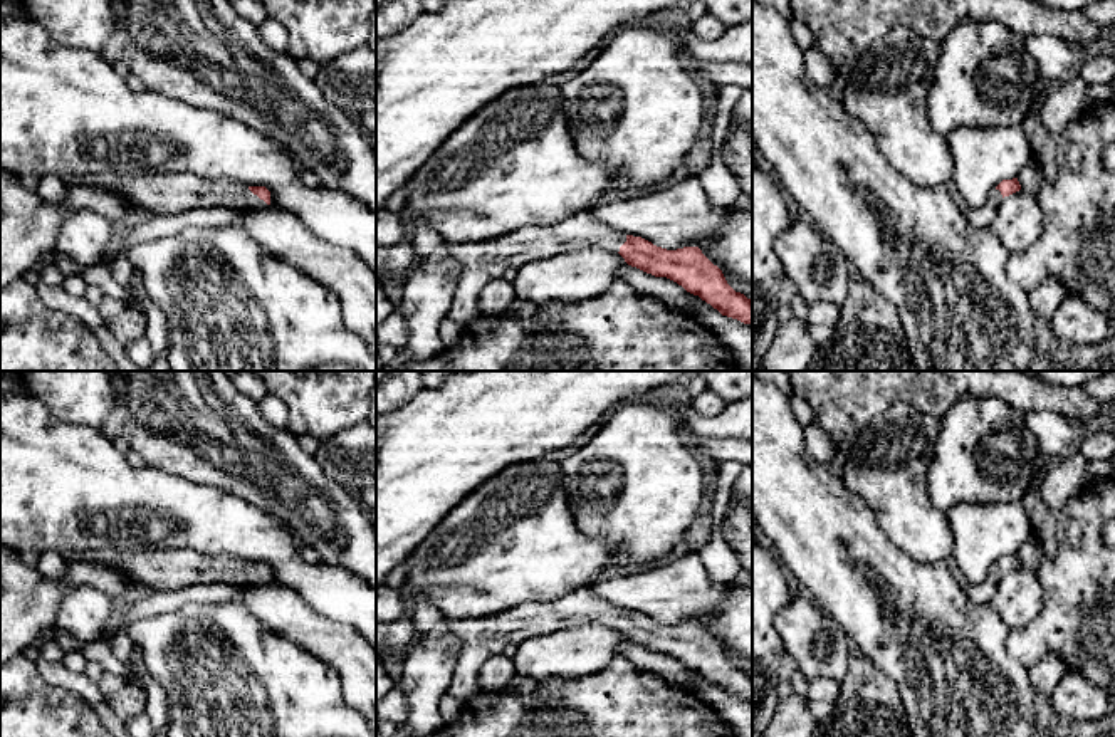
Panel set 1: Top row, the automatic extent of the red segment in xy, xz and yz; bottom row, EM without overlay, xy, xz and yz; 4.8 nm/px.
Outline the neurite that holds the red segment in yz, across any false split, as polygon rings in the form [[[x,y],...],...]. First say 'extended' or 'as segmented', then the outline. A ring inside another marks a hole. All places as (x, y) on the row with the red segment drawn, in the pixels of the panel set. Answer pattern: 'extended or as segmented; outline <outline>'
extended; outline [[[1013,178],[1013,180],[1002,180],[989,195],[987,198],[987,203],[992,205],[992,206],[999,206],[1001,200],[1004,196],[1009,196],[1016,191],[1021,190],[1021,185],[1018,181],[1018,178]]]

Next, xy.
extended; outline [[[151,173],[138,178],[74,176],[65,186],[101,186],[126,196],[139,213],[158,217],[203,206],[264,208],[270,205],[265,186],[249,186],[233,180],[202,180],[191,173]]]

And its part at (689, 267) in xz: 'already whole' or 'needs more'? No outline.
needs more

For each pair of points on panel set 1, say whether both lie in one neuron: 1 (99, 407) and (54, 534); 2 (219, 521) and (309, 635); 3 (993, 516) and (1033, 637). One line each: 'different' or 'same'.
1: different
2: different
3: different

